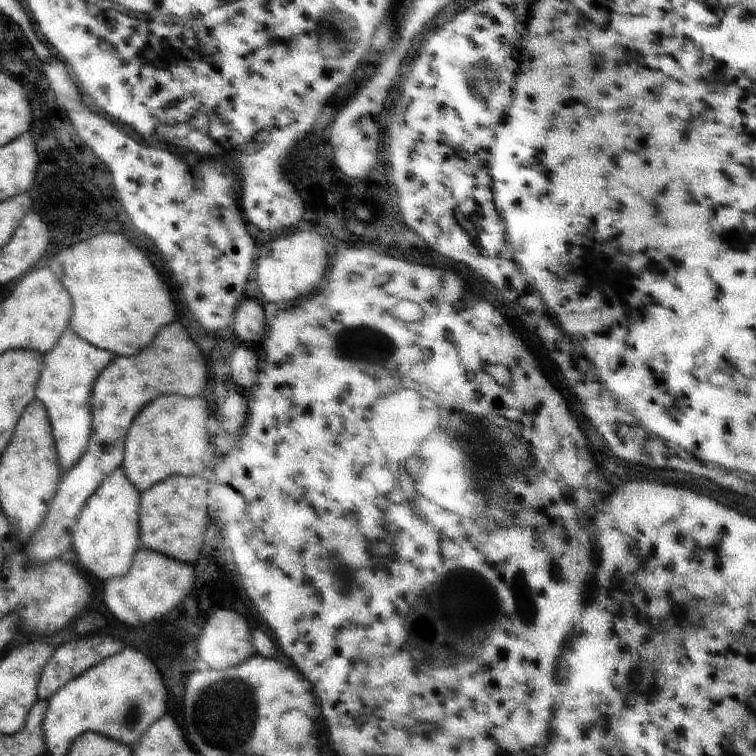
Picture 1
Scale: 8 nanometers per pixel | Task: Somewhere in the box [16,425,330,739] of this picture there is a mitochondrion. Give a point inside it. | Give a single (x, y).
(134, 712)

